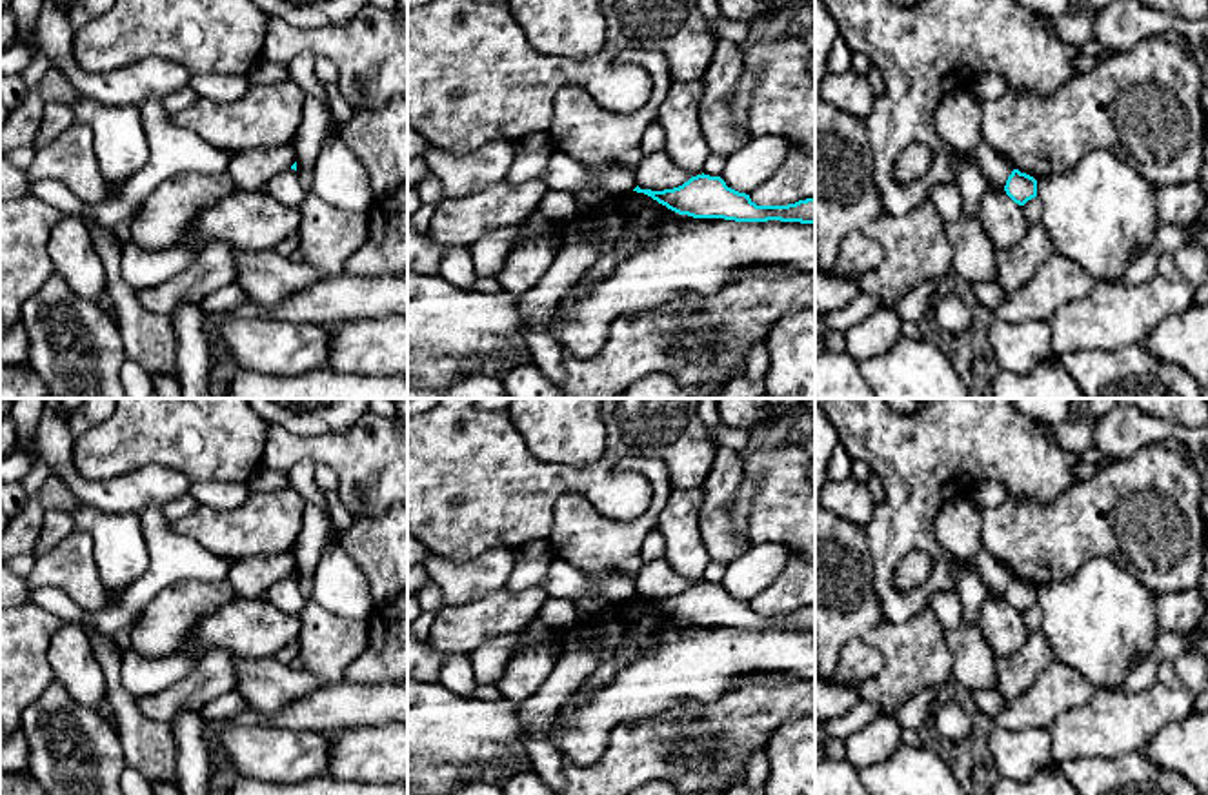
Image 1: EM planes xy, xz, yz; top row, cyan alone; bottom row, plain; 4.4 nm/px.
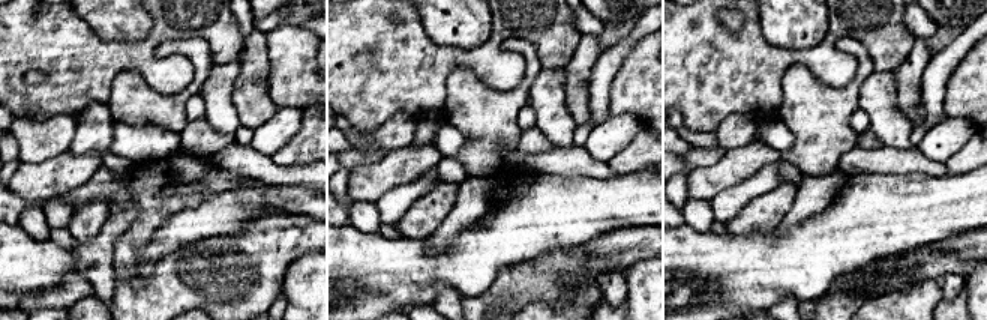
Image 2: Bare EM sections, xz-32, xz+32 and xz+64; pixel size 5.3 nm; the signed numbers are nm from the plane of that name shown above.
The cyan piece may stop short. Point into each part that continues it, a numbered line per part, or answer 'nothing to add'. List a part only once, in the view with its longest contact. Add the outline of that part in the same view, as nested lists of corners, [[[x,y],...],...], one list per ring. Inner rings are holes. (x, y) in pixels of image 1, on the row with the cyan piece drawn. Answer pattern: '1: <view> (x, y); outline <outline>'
nothing to add

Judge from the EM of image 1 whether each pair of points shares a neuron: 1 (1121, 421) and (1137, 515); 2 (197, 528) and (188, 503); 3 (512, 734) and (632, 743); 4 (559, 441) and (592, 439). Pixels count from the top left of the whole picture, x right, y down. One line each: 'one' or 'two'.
1: two
2: two
3: two
4: one

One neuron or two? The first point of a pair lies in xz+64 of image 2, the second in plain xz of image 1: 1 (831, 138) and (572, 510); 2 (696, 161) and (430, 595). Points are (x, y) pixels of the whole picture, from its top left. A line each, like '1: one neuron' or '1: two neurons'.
1: one neuron
2: one neuron

